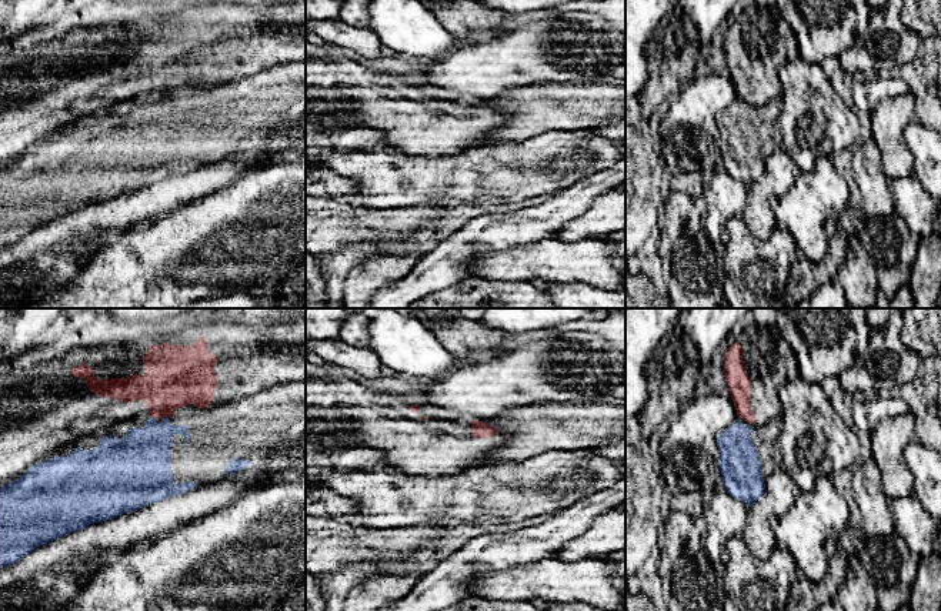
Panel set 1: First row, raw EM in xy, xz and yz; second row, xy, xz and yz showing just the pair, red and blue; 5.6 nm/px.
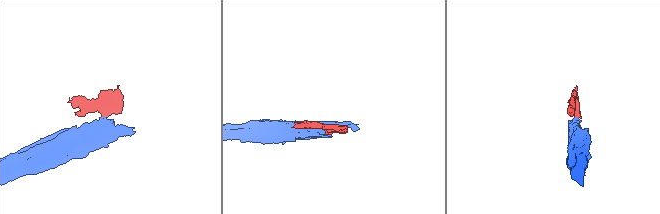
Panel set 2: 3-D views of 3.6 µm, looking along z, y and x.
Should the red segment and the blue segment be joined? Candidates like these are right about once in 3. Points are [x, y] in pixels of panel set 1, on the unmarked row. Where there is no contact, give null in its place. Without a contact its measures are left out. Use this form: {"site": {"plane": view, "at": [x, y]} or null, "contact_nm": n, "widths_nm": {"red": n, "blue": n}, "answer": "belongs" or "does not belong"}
{"site": {"plane": "xy", "at": [163, 97]}, "contact_nm": 40, "widths_nm": {"red": 340, "blue": 320}, "answer": "does not belong"}

